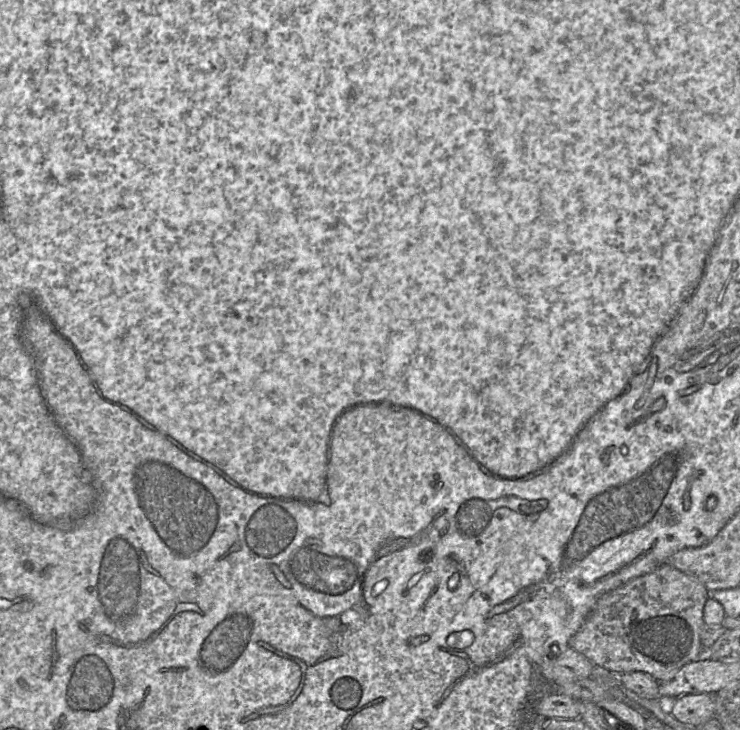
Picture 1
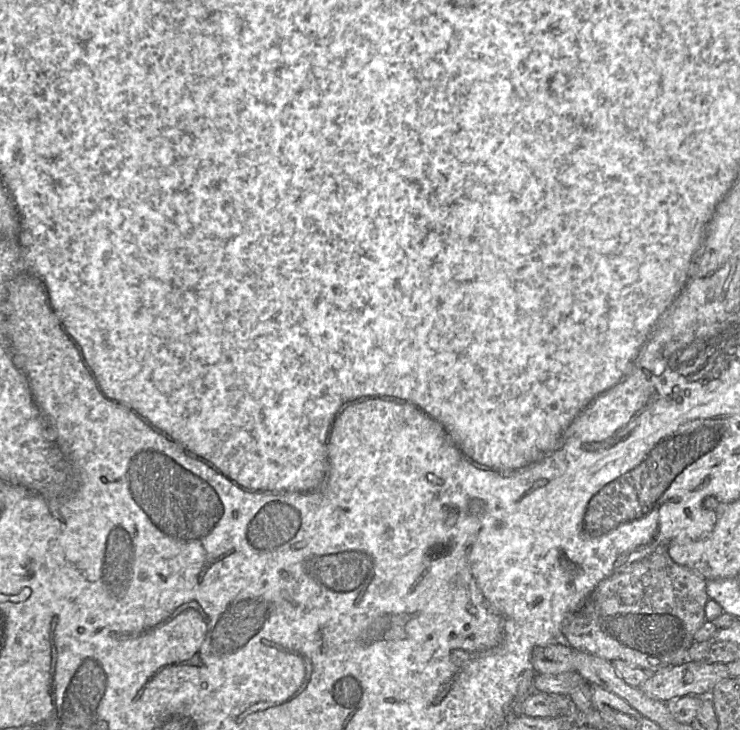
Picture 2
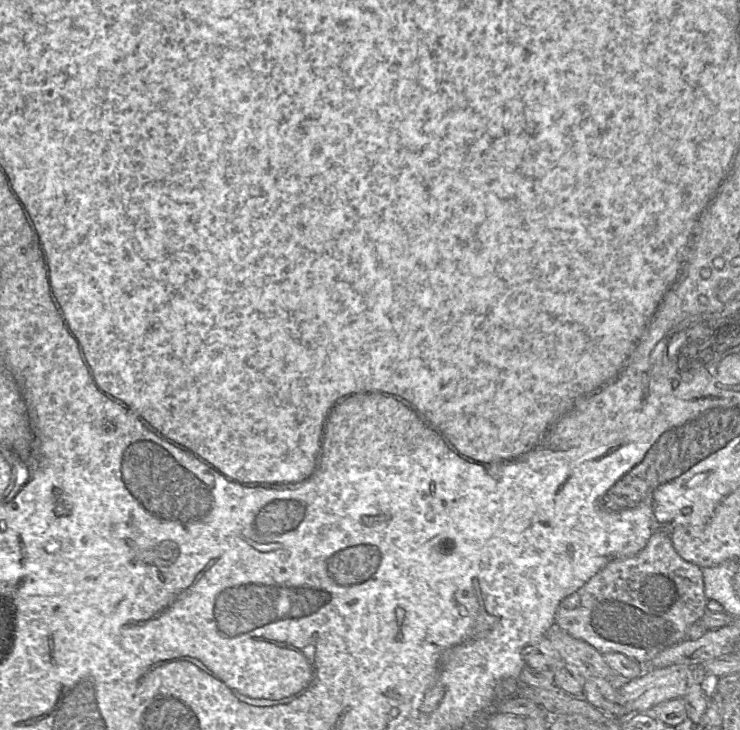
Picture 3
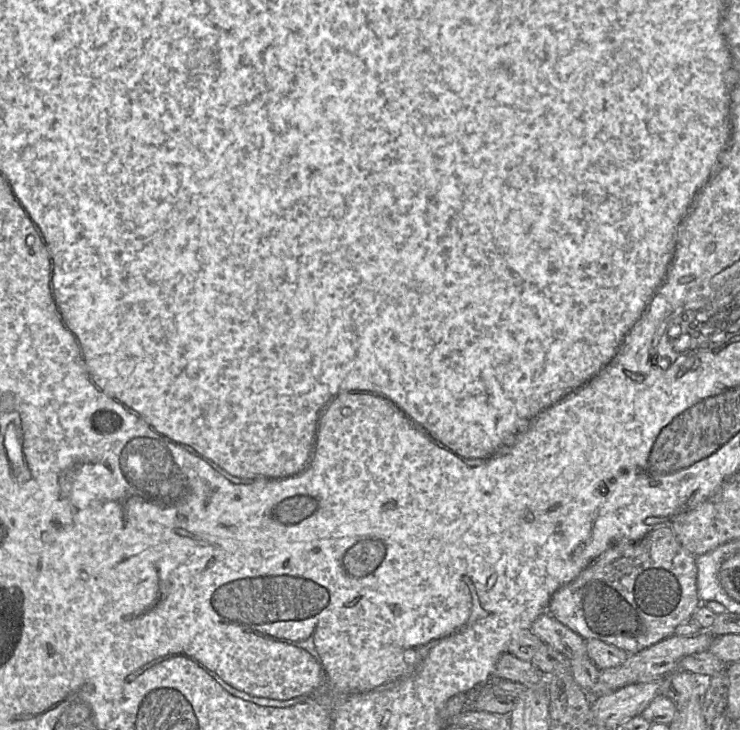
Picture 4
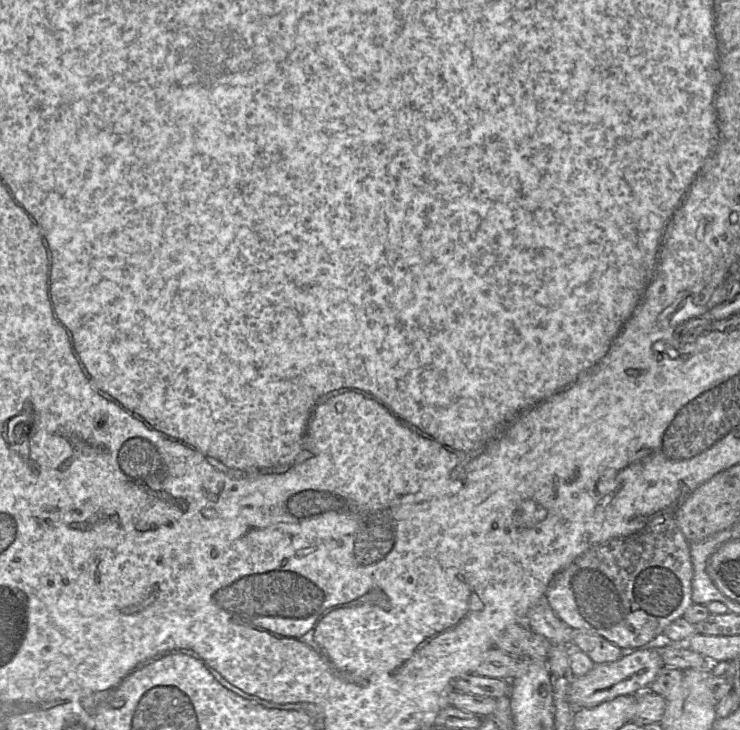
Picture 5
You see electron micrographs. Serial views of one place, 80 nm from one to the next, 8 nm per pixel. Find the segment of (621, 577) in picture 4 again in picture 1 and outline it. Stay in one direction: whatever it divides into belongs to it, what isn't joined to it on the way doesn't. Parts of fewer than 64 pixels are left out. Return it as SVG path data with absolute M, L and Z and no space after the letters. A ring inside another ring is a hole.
M667 562L655 571L602 595L570 639L569 646L594 665L613 673L640 671L650 674L658 682L669 680L687 663L699 661L704 650L700 636L705 625L703 609L708 598L709 592L701 582Z

